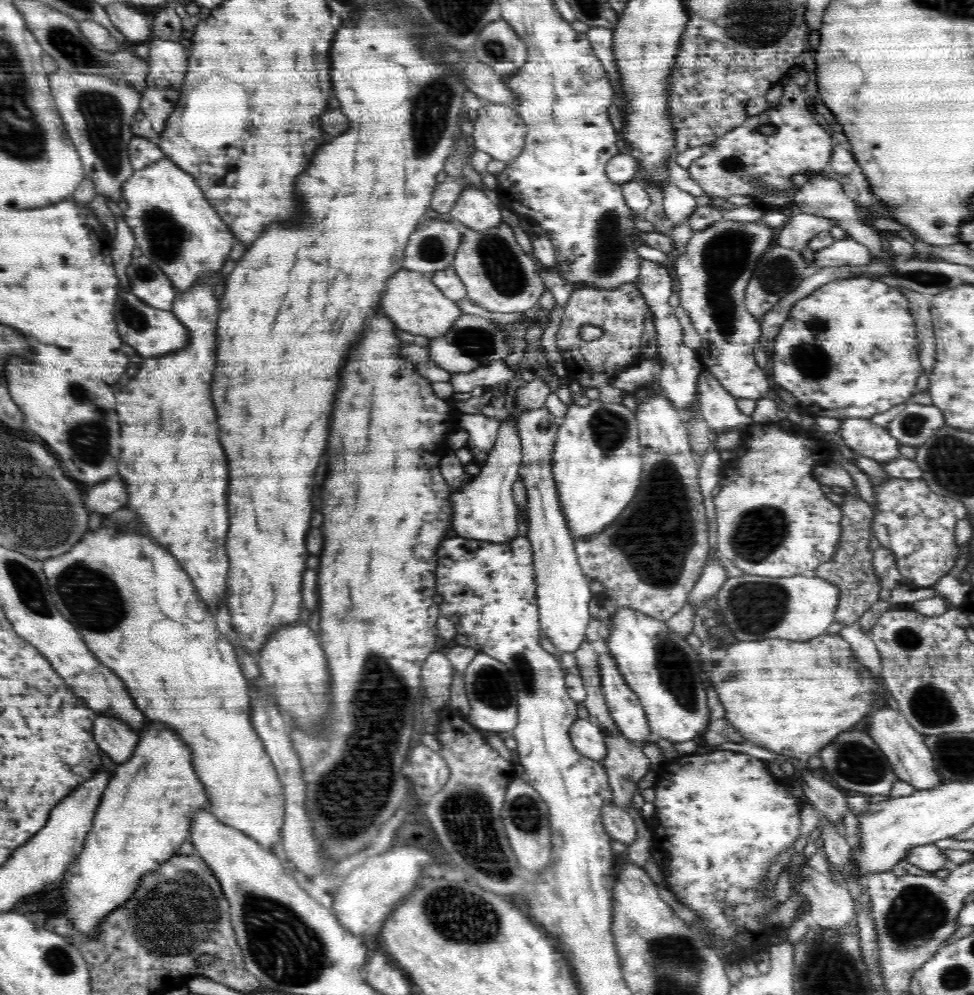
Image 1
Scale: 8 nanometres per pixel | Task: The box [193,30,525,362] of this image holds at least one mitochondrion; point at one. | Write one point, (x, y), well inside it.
(428, 118)

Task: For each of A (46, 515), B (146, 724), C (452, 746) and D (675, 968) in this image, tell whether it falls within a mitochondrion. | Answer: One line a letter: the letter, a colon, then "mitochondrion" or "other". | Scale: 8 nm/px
A: mitochondrion
B: other
C: other
D: mitochondrion

